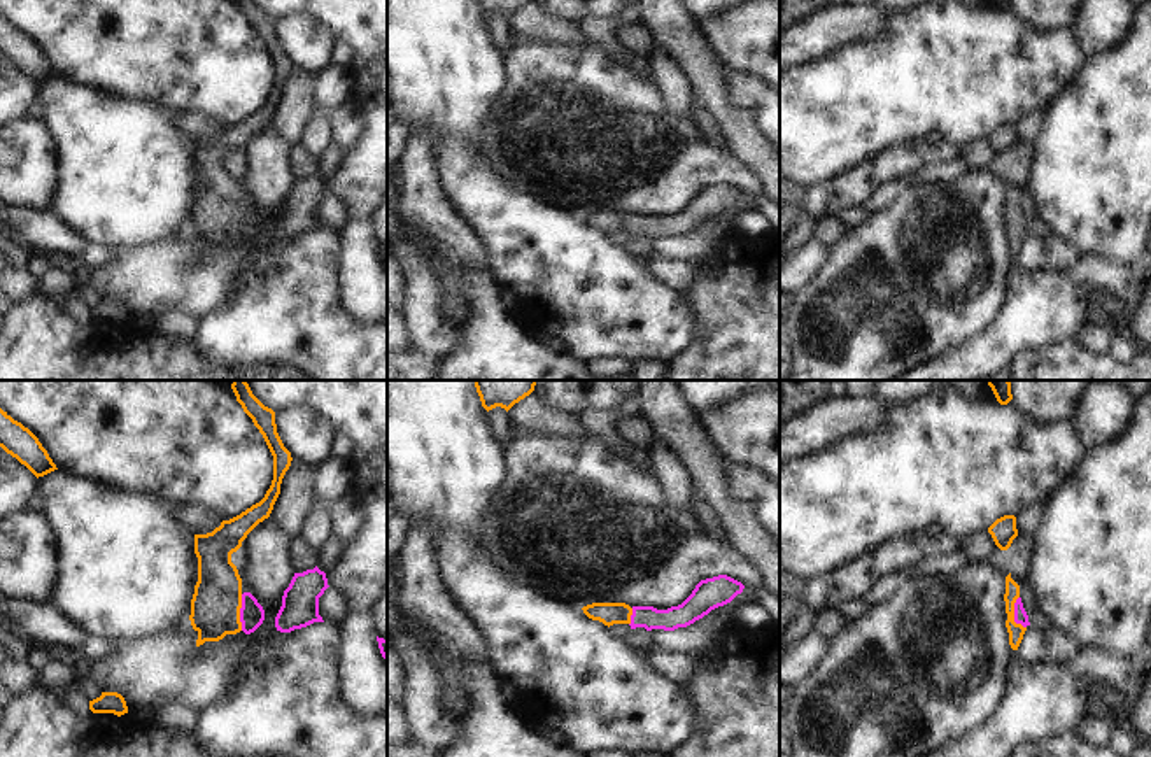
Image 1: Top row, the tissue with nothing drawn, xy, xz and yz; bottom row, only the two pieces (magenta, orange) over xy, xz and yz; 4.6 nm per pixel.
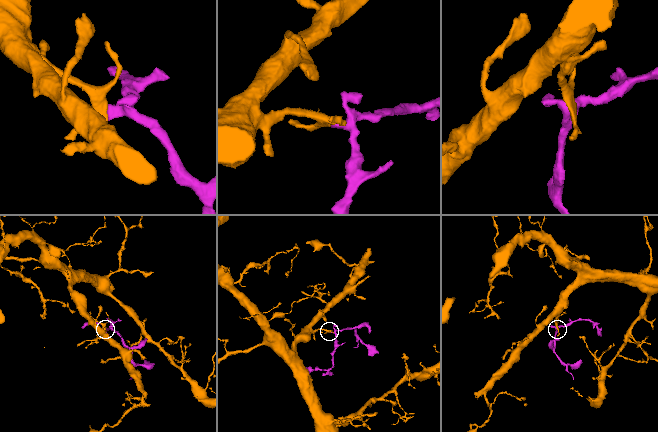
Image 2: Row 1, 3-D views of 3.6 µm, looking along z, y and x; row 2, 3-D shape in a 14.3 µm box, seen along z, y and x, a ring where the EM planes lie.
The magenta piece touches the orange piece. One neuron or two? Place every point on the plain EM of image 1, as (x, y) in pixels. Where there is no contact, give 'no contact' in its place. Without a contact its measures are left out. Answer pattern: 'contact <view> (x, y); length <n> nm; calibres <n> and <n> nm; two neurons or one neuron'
contact xy (240, 219); length 170 nm; calibres 110 and 220 nm; one neuron

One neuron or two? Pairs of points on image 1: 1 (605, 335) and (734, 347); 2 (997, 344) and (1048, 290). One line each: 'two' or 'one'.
1: two
2: one

